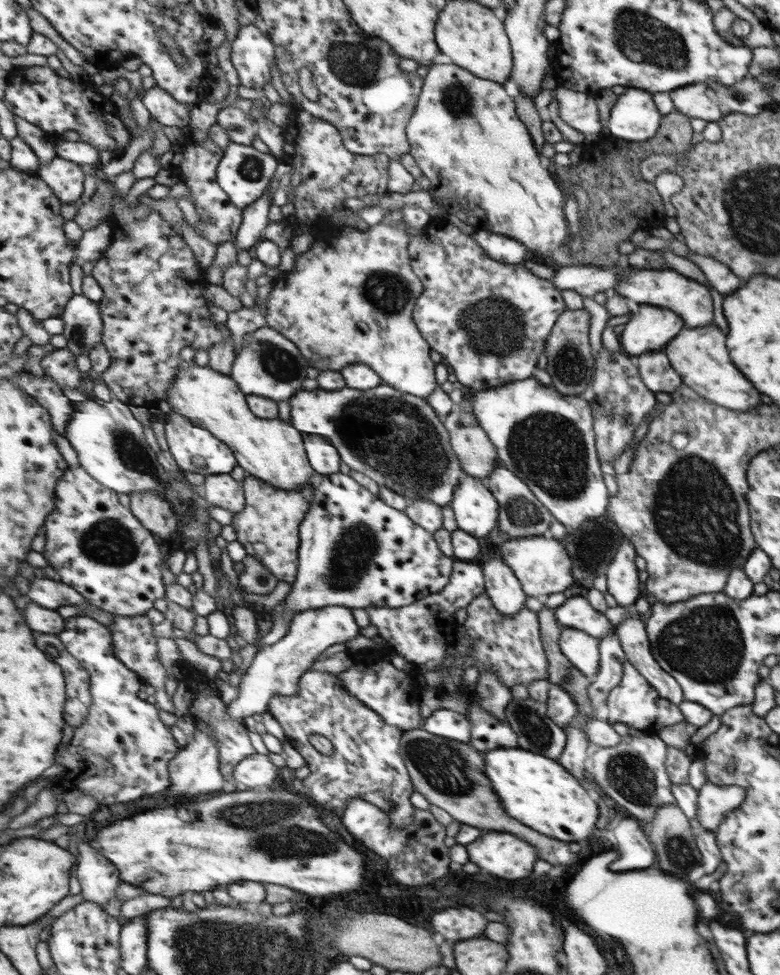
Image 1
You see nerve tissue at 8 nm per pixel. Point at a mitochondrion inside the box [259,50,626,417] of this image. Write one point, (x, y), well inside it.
(389, 293)

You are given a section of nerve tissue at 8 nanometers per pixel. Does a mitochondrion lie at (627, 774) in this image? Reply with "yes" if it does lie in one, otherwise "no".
yes

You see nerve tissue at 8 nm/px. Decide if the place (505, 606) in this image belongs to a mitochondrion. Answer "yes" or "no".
no

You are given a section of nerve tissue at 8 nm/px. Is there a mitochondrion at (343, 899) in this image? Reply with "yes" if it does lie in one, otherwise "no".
no

